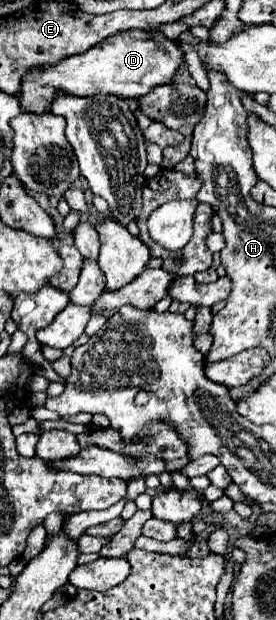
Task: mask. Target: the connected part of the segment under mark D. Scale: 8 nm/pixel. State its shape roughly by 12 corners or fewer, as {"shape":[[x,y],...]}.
{"shape":[[108,36],[22,78],[22,112],[58,92],[138,98],[184,62],[172,40]]}

